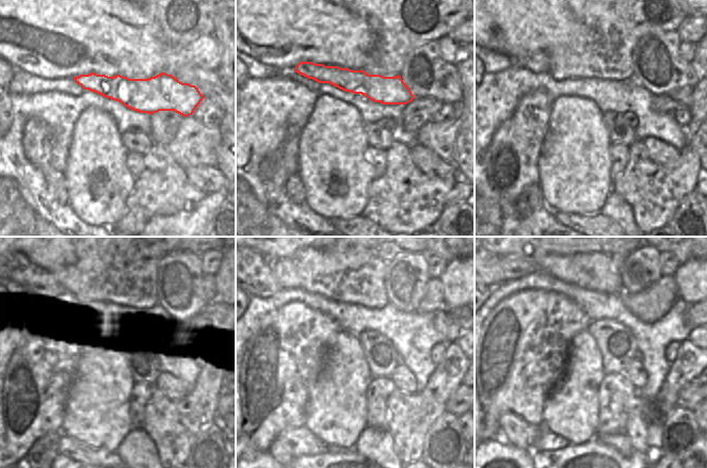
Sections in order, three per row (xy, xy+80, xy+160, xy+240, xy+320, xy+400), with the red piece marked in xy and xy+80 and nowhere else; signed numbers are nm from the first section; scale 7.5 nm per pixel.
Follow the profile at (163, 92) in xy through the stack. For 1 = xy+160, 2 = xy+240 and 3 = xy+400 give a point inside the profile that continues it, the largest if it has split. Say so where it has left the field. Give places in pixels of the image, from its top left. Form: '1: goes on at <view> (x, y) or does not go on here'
1: goes on at xy+160 (537, 63)
2: goes on at xy+240 (18, 275)
3: goes on at xy+400 (496, 277)

